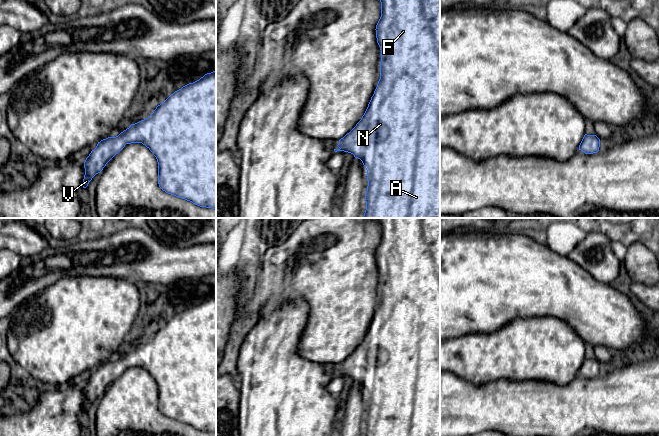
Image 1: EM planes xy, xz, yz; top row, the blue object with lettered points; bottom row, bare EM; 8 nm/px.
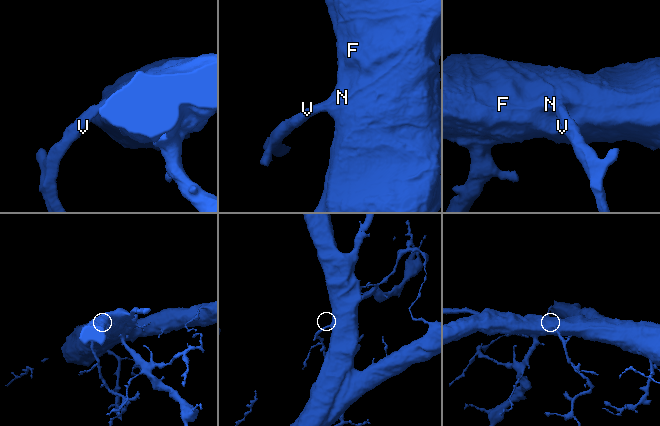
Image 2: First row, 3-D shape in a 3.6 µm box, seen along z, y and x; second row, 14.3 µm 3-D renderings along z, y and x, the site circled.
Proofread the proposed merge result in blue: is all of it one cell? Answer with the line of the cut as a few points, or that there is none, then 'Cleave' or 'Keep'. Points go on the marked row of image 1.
No split. Keep

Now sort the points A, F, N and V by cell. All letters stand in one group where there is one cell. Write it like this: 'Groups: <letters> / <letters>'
Groups: A F N V

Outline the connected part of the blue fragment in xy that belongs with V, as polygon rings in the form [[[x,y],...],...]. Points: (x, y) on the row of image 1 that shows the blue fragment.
[[[216,71],[207,73],[199,80],[175,91],[158,105],[148,118],[131,124],[116,137],[108,137],[98,142],[84,162],[83,188],[88,186],[92,178],[100,173],[126,144],[131,143],[142,143],[156,157],[158,184],[163,191],[200,207],[216,209]]]

